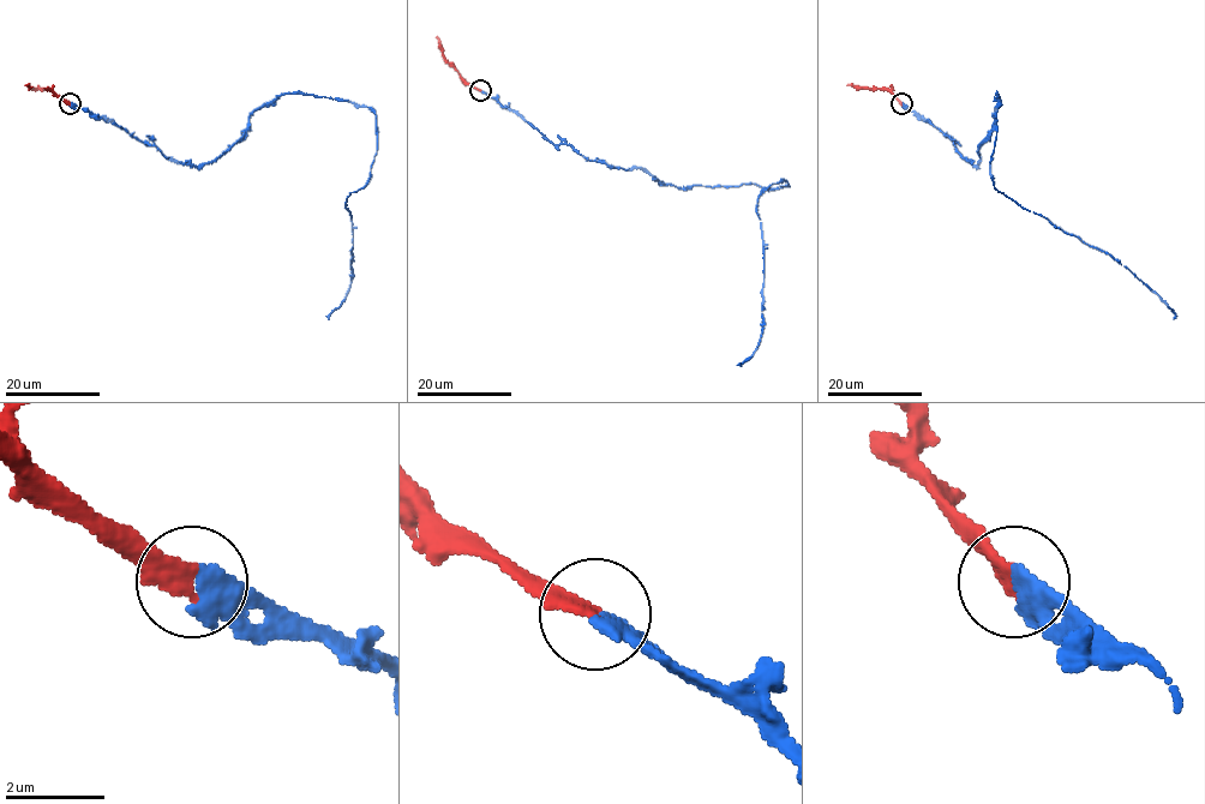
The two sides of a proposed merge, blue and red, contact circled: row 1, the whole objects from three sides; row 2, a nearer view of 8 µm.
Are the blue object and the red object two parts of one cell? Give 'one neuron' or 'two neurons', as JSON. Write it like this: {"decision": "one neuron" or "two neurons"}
{"decision": "one neuron"}

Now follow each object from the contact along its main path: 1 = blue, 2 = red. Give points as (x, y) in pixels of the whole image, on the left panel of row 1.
1: (70, 103), (197, 166), (287, 92), (366, 106), (377, 154), (346, 200), (352, 282), (328, 319)
2: (70, 103), (49, 90), (25, 85)

